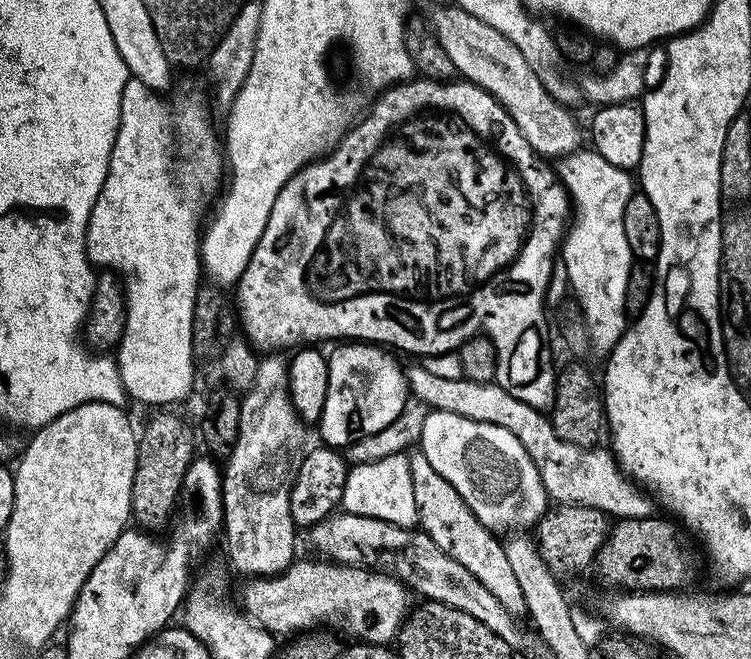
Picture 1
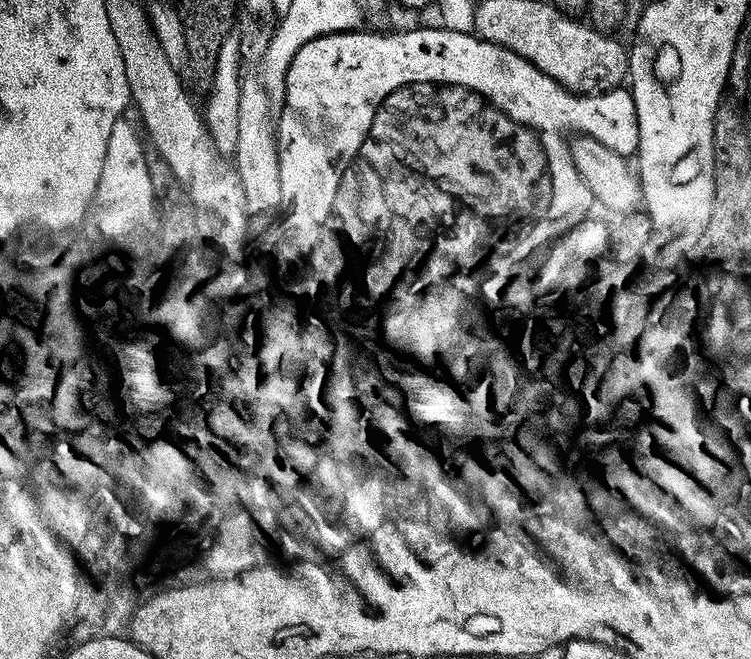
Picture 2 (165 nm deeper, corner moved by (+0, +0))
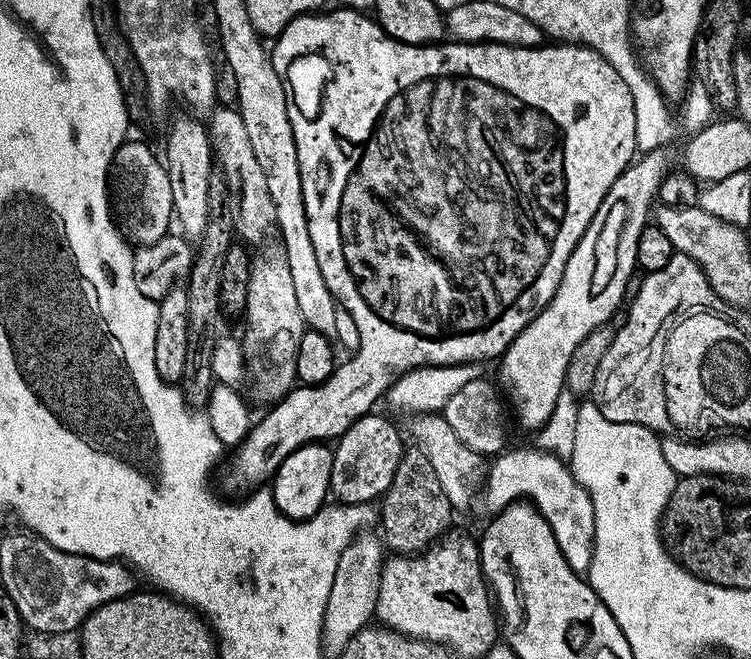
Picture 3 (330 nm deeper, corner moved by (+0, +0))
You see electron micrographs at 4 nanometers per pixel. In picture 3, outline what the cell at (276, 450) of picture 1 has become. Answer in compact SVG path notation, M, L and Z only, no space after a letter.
M279 251L272 252L269 256L260 256L251 261L249 267L249 286L246 306L242 313L242 319L248 325L244 328L242 345L244 362L247 375L252 376L256 383L256 392L267 402L280 400L293 391L297 383L296 363L298 362L298 342L302 342L302 334L306 331L306 325L302 318L302 310L298 310L298 297L294 294L294 278L290 278L290 266L286 258Z

